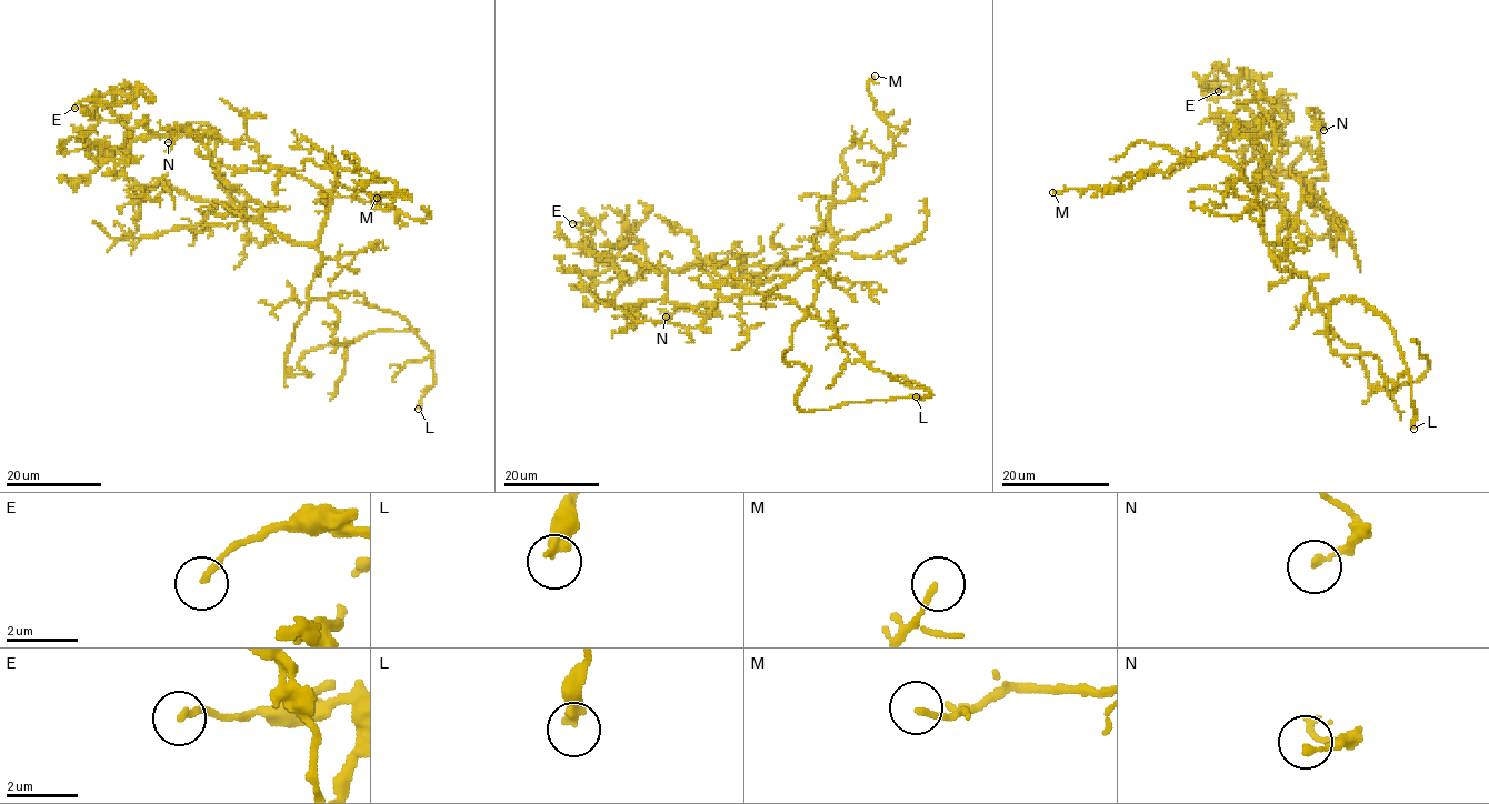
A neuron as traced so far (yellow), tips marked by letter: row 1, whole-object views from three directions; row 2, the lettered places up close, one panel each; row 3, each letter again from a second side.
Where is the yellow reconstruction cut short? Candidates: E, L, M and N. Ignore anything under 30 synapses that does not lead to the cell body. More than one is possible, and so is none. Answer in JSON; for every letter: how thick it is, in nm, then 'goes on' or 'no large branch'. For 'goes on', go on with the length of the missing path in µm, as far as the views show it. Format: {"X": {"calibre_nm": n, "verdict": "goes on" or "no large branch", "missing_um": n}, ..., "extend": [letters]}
{"E": {"calibre_nm": 180, "verdict": "no large branch"}, "L": {"calibre_nm": 360, "verdict": "no large branch"}, "M": {"calibre_nm": 150, "verdict": "no large branch"}, "N": {"calibre_nm": 180, "verdict": "no large branch"}, "extend": []}

